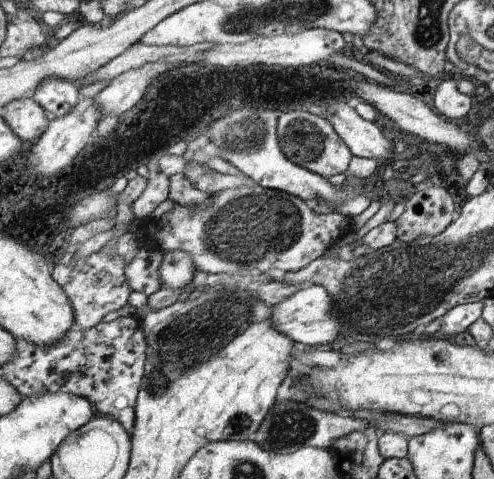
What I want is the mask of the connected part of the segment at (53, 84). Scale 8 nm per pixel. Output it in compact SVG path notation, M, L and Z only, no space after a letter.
M47 78L33 98L55 117L67 116L79 104L79 87L71 80Z

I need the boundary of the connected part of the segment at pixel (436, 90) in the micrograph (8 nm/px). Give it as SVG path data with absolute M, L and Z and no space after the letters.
M446 76L435 80L432 85L433 106L438 114L443 114L449 120L459 120L468 114L472 108L472 98L457 90L456 76Z

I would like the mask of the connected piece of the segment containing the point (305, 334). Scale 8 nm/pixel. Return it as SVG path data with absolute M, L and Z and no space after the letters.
M308 285L297 294L288 295L285 302L273 307L273 324L277 324L277 330L287 334L293 342L307 346L329 344L337 340L341 330L341 320L333 313L332 295L324 285Z

